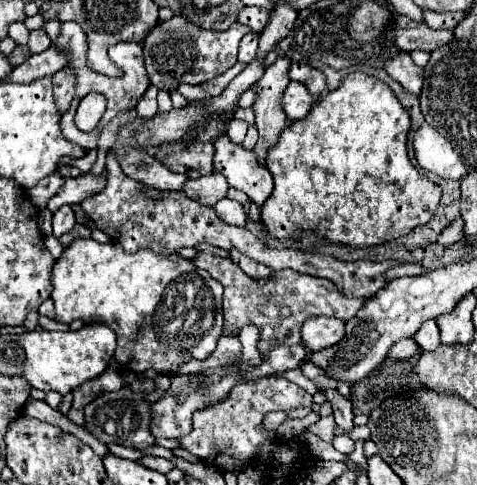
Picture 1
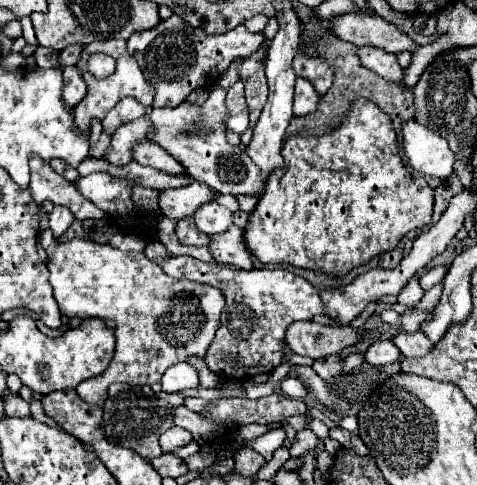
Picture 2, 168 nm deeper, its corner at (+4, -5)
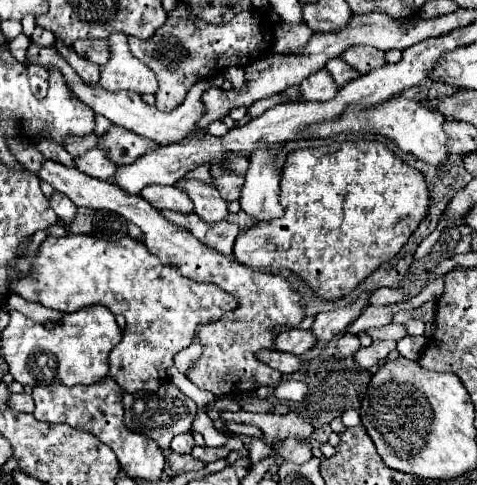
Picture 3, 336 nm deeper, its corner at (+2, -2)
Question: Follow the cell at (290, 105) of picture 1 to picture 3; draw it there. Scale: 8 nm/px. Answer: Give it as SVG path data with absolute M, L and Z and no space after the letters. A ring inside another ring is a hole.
M321 69L301 81L301 97L305 101L329 101L337 95L339 87L331 81L327 69Z

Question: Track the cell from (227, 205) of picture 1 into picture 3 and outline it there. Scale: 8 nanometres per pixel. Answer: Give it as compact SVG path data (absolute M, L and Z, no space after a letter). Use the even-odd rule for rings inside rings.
M181 179L179 183L175 183L175 187L189 193L189 197L195 205L195 213L203 221L217 223L217 221L227 219L227 215L229 215L227 201L219 195L219 191L213 185L197 181L197 179Z

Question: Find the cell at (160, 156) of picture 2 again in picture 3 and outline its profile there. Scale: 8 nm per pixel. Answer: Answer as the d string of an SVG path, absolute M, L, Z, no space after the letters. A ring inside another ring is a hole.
M111 125L107 129L105 135L99 137L97 147L105 147L107 149L107 157L111 157L111 161L115 161L115 165L129 165L131 161L137 161L141 155L145 155L147 151L155 151L159 149L159 145L151 139L139 137L119 125Z

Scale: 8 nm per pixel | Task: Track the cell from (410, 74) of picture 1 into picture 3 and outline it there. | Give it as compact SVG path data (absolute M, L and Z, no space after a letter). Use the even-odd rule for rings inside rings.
M351 47L345 49L345 53L339 57L353 69L357 69L361 75L385 65L385 53L375 47Z

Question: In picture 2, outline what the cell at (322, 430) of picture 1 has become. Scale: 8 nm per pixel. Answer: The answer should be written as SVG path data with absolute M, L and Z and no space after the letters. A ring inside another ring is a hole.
M309 428L297 432L297 436L295 436L295 440L293 440L293 458L299 458L299 456L303 456L305 452L315 450L317 444L319 444L319 438L317 438Z

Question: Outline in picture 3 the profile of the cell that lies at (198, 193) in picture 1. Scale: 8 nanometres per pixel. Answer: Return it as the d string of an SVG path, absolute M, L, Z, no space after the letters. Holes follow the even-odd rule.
M147 185L141 193L141 197L151 203L155 209L171 209L171 211L179 211L179 213L191 213L193 205L191 199L185 191L177 189L177 187L163 187L163 185Z

